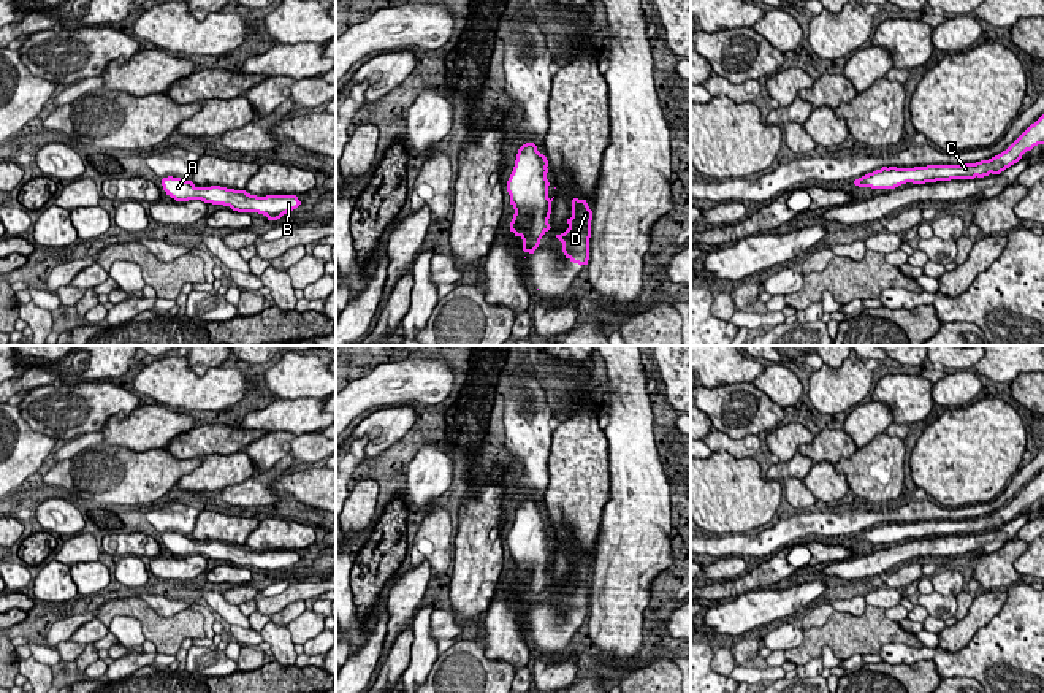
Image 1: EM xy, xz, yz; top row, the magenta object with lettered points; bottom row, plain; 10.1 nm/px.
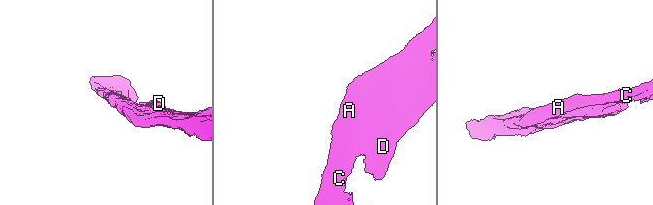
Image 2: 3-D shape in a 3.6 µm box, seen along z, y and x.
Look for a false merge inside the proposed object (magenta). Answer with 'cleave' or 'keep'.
keep

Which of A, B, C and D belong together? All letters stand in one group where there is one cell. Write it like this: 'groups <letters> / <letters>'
groups A B C D

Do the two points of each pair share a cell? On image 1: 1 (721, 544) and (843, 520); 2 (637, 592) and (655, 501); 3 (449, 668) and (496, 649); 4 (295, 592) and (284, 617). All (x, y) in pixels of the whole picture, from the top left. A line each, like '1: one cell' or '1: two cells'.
1: one cell
2: one cell
3: two cells
4: two cells

